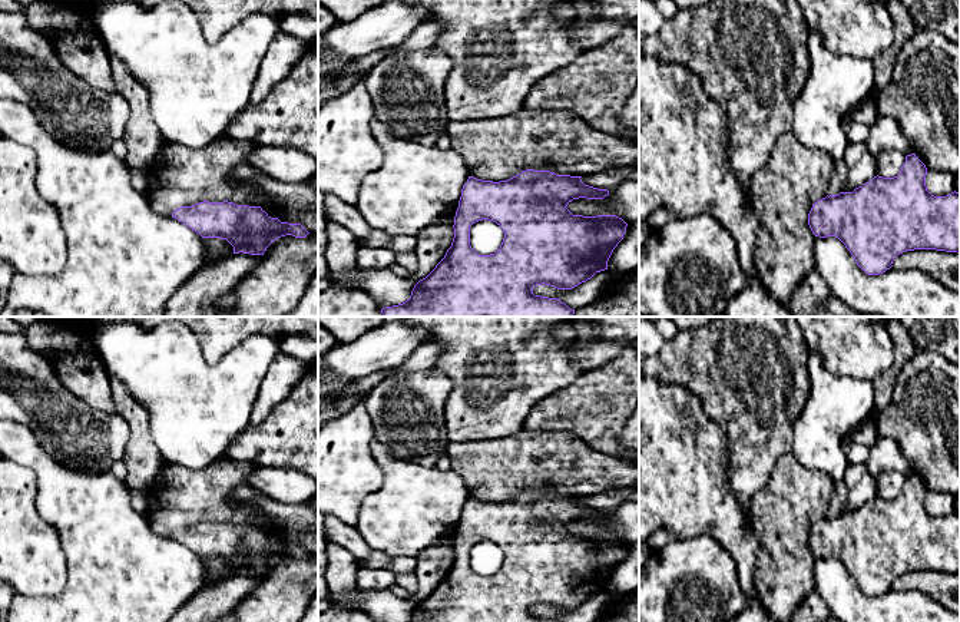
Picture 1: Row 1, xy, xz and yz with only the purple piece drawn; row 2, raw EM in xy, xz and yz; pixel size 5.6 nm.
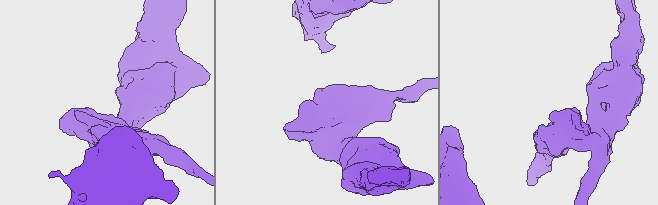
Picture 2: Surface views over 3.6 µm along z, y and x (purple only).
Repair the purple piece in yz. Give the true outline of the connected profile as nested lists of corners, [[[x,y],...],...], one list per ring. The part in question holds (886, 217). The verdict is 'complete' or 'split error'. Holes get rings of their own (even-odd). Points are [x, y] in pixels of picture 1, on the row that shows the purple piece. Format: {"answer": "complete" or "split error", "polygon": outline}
{"answer": "complete", "polygon": [[[907,155],[894,178],[874,176],[853,192],[827,195],[812,204],[808,225],[815,236],[838,238],[868,275],[890,269],[897,255],[914,249],[936,249],[960,254],[960,192],[934,196],[926,186],[926,165]]]}

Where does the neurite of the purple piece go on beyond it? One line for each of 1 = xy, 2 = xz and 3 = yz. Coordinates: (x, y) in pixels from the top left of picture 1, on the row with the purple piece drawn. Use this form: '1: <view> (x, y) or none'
1: none
2: none
3: none

